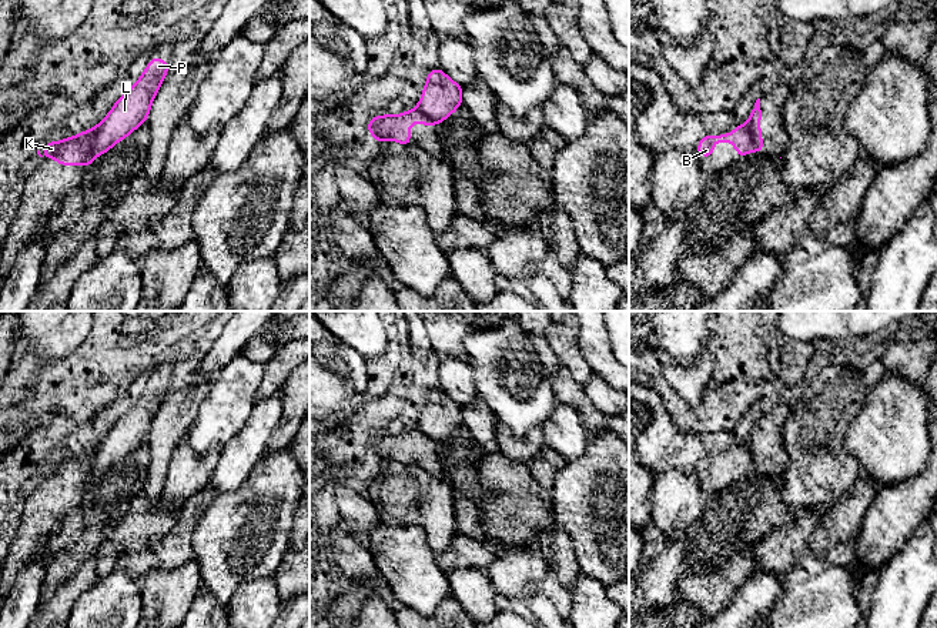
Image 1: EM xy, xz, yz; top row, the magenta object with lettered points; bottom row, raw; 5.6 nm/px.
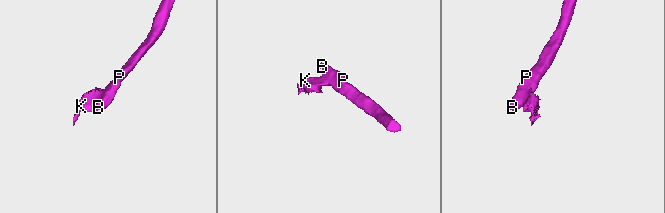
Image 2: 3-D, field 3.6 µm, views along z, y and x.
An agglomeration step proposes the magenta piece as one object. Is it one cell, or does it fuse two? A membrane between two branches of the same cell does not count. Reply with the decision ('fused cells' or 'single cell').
fused cells

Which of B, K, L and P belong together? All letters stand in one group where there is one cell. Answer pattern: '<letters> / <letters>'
B L P / K

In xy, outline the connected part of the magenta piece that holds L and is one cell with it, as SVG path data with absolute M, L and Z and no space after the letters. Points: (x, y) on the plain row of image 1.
M154 375L137 402L116 421L104 437L93 460L88 482L96 475L108 471L116 462L124 460L148 438L151 422L158 412L164 397L168 392L168 383Z

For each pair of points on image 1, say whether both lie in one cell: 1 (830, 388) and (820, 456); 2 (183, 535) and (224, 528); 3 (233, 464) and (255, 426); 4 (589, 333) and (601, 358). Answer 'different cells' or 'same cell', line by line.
1: same cell
2: different cells
3: same cell
4: same cell

